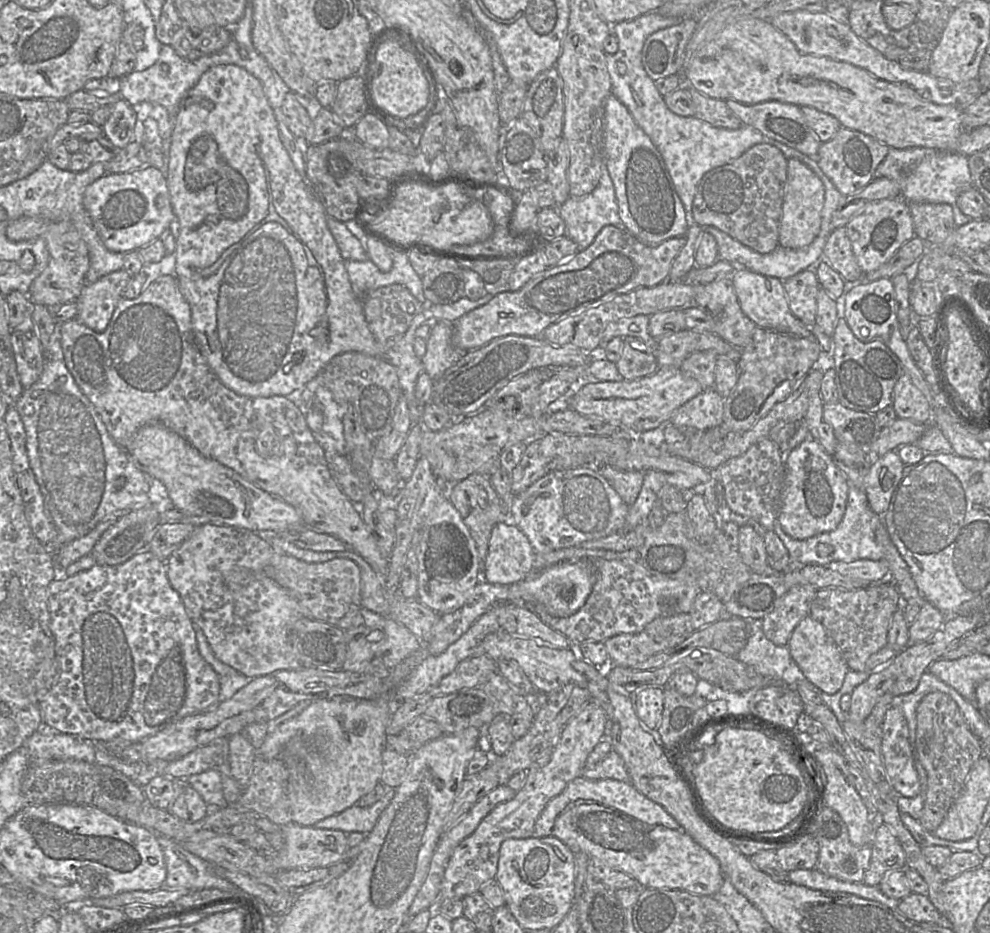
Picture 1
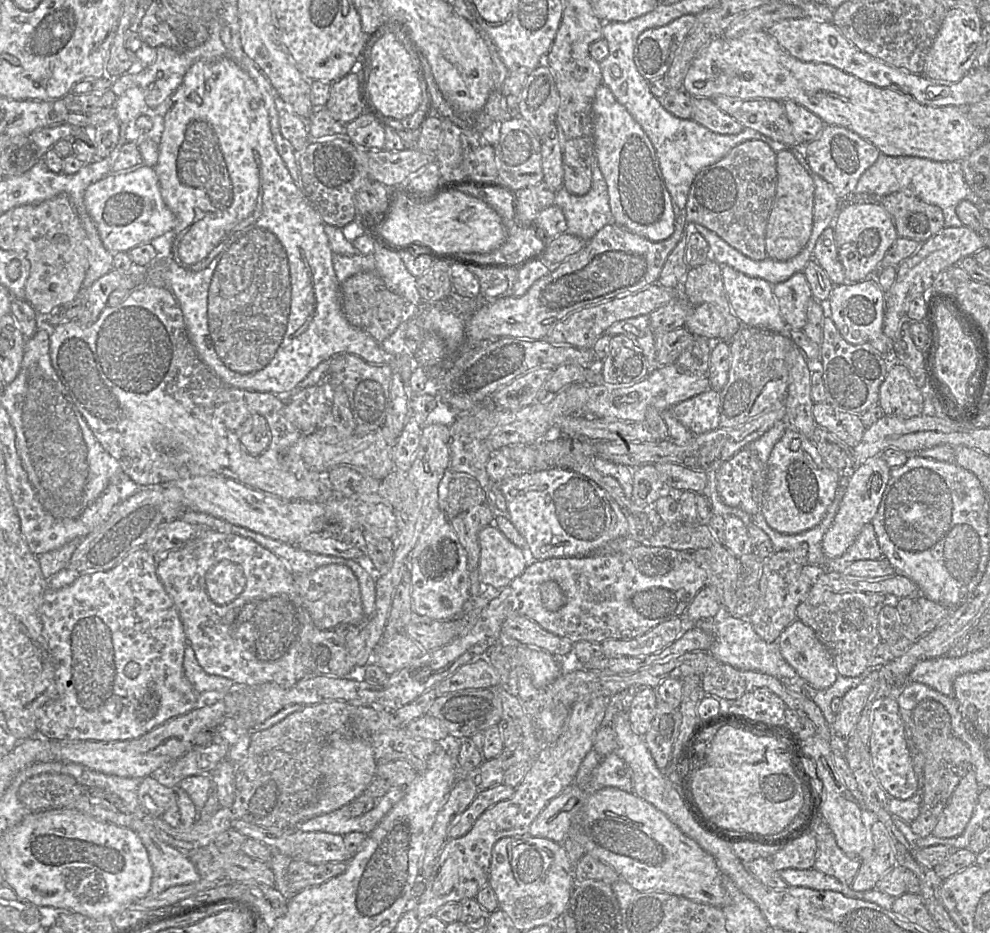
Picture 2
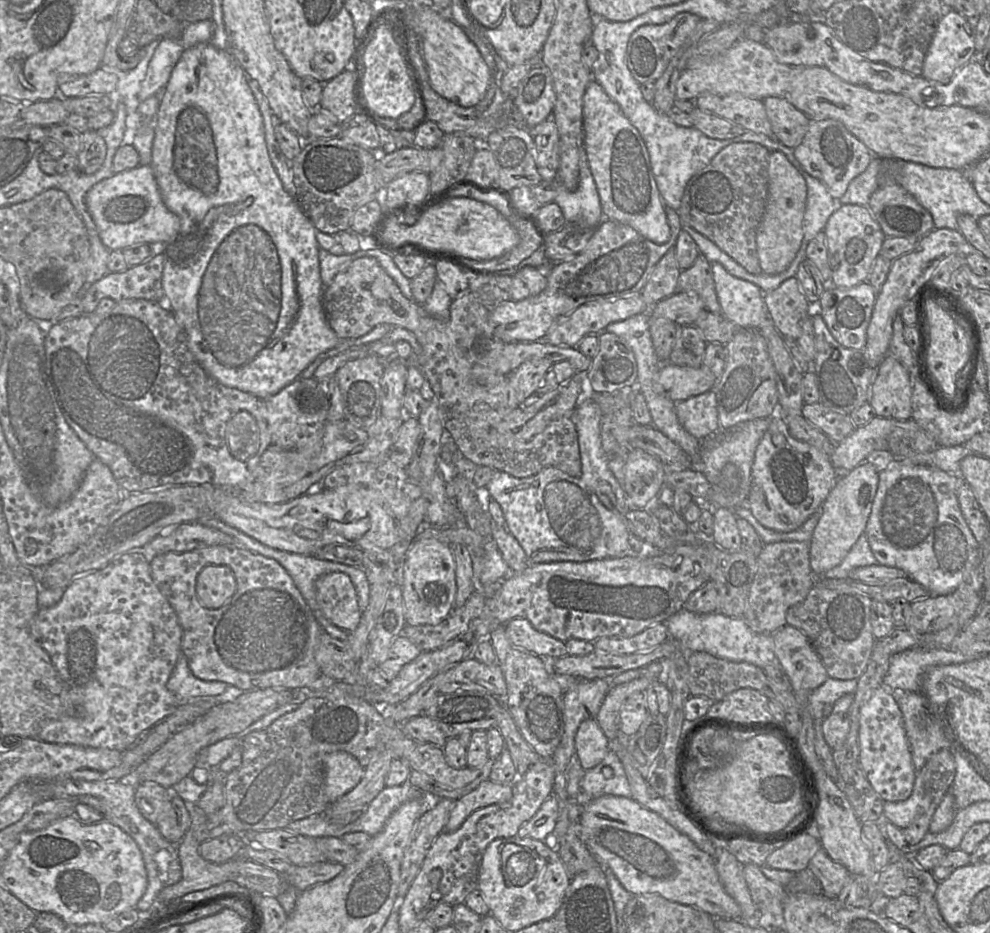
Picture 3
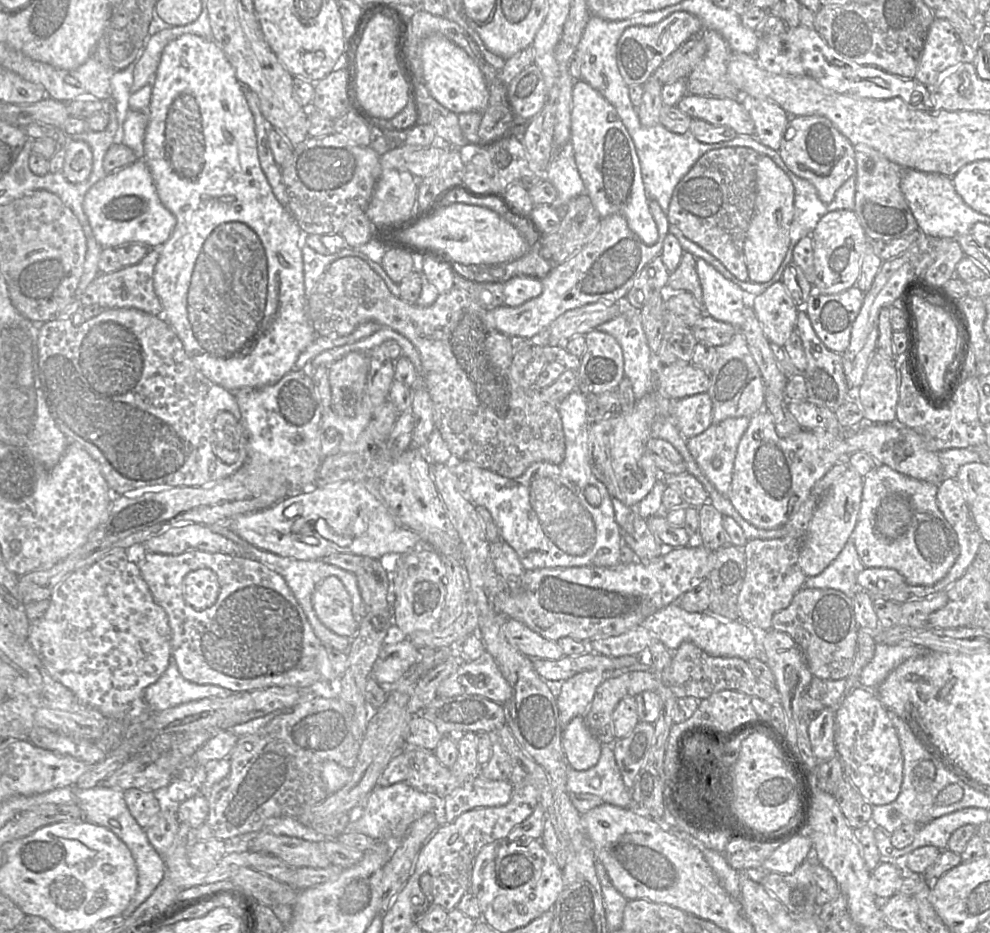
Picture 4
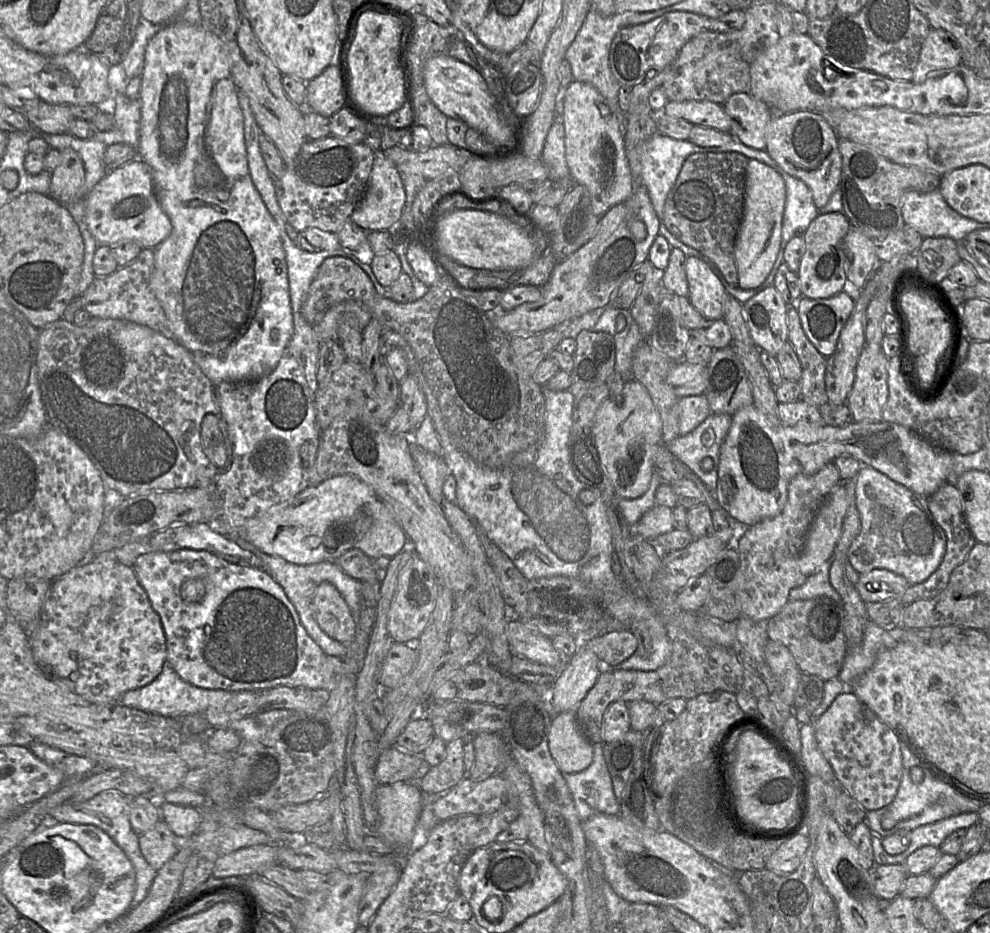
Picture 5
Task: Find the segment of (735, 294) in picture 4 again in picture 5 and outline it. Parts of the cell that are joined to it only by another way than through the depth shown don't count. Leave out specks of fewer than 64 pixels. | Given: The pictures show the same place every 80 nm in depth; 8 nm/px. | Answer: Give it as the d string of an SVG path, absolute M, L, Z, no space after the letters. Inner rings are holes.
M693 256L686 258L685 272L692 306L705 319L722 319L723 300L729 294L720 279L706 263Z

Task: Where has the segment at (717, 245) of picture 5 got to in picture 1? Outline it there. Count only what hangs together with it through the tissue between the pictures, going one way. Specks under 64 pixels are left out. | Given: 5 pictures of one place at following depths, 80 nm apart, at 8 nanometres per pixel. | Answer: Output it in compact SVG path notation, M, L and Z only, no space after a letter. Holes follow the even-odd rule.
M756 144L732 162L707 172L692 202L691 224L712 226L750 249L767 254L778 246L787 158L770 144Z

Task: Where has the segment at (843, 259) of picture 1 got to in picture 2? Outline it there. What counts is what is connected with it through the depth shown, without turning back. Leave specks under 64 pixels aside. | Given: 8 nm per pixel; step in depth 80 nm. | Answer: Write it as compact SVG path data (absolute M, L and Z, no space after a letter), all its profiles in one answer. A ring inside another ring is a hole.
M831 227L826 228L818 237L812 252L812 260L825 271L834 286L845 283L845 272L838 258Z

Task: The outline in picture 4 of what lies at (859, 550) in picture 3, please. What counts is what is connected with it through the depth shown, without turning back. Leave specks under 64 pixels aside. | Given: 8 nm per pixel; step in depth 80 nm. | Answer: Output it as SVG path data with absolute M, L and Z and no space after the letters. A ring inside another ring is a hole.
M849 541L820 574L807 577L803 588L835 589L851 598L860 589L857 575L864 569L854 543Z

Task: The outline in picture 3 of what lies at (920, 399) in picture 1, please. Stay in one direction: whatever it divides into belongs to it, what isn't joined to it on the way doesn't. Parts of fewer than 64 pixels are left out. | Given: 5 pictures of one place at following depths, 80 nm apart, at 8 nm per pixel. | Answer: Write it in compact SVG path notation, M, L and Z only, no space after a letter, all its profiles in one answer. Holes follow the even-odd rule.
M887 354L877 367L867 401L878 417L910 419L913 384L903 364Z

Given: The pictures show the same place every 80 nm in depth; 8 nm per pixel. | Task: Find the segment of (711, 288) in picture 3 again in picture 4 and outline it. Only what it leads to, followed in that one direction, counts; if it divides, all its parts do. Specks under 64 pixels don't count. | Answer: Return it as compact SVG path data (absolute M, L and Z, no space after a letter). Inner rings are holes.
M683 252L677 268L670 273L666 292L685 291L691 293L699 305L702 303L702 287L696 271L696 257Z

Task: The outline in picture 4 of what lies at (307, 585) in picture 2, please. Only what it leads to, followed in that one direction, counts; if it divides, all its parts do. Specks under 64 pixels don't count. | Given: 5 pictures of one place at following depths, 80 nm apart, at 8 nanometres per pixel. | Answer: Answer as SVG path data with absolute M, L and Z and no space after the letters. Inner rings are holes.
M329 576L315 588L312 607L319 621L337 635L353 639L358 620L352 612L352 600L343 583Z

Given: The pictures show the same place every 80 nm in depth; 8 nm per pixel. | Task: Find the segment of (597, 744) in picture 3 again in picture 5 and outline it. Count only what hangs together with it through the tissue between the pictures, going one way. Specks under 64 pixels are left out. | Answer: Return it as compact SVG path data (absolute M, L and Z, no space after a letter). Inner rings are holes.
M573 711L554 716L548 746L552 758L563 774L579 773L592 763L593 744L583 734Z

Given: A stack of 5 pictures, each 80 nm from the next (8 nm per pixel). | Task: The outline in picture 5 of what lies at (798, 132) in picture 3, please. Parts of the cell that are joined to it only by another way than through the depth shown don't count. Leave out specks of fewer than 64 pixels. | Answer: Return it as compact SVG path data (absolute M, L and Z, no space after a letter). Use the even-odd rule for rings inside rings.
M741 92L730 96L722 106L732 119L729 133L733 138L747 147L765 150L765 128L772 119L767 104L748 92Z

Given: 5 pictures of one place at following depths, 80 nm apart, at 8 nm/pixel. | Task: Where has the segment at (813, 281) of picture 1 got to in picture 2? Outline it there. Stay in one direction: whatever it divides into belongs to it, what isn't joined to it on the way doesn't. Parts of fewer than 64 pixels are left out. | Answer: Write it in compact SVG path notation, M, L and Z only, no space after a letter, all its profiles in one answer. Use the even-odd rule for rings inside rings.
M803 272L773 287L780 314L790 331L803 331L812 292Z

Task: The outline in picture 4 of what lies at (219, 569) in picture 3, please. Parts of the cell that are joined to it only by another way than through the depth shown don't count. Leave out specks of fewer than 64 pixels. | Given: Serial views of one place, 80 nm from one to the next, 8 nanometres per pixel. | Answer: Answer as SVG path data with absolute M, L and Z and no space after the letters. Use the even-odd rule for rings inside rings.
M201 568L189 573L183 583L184 598L192 607L204 610L215 604L220 593L217 575Z

